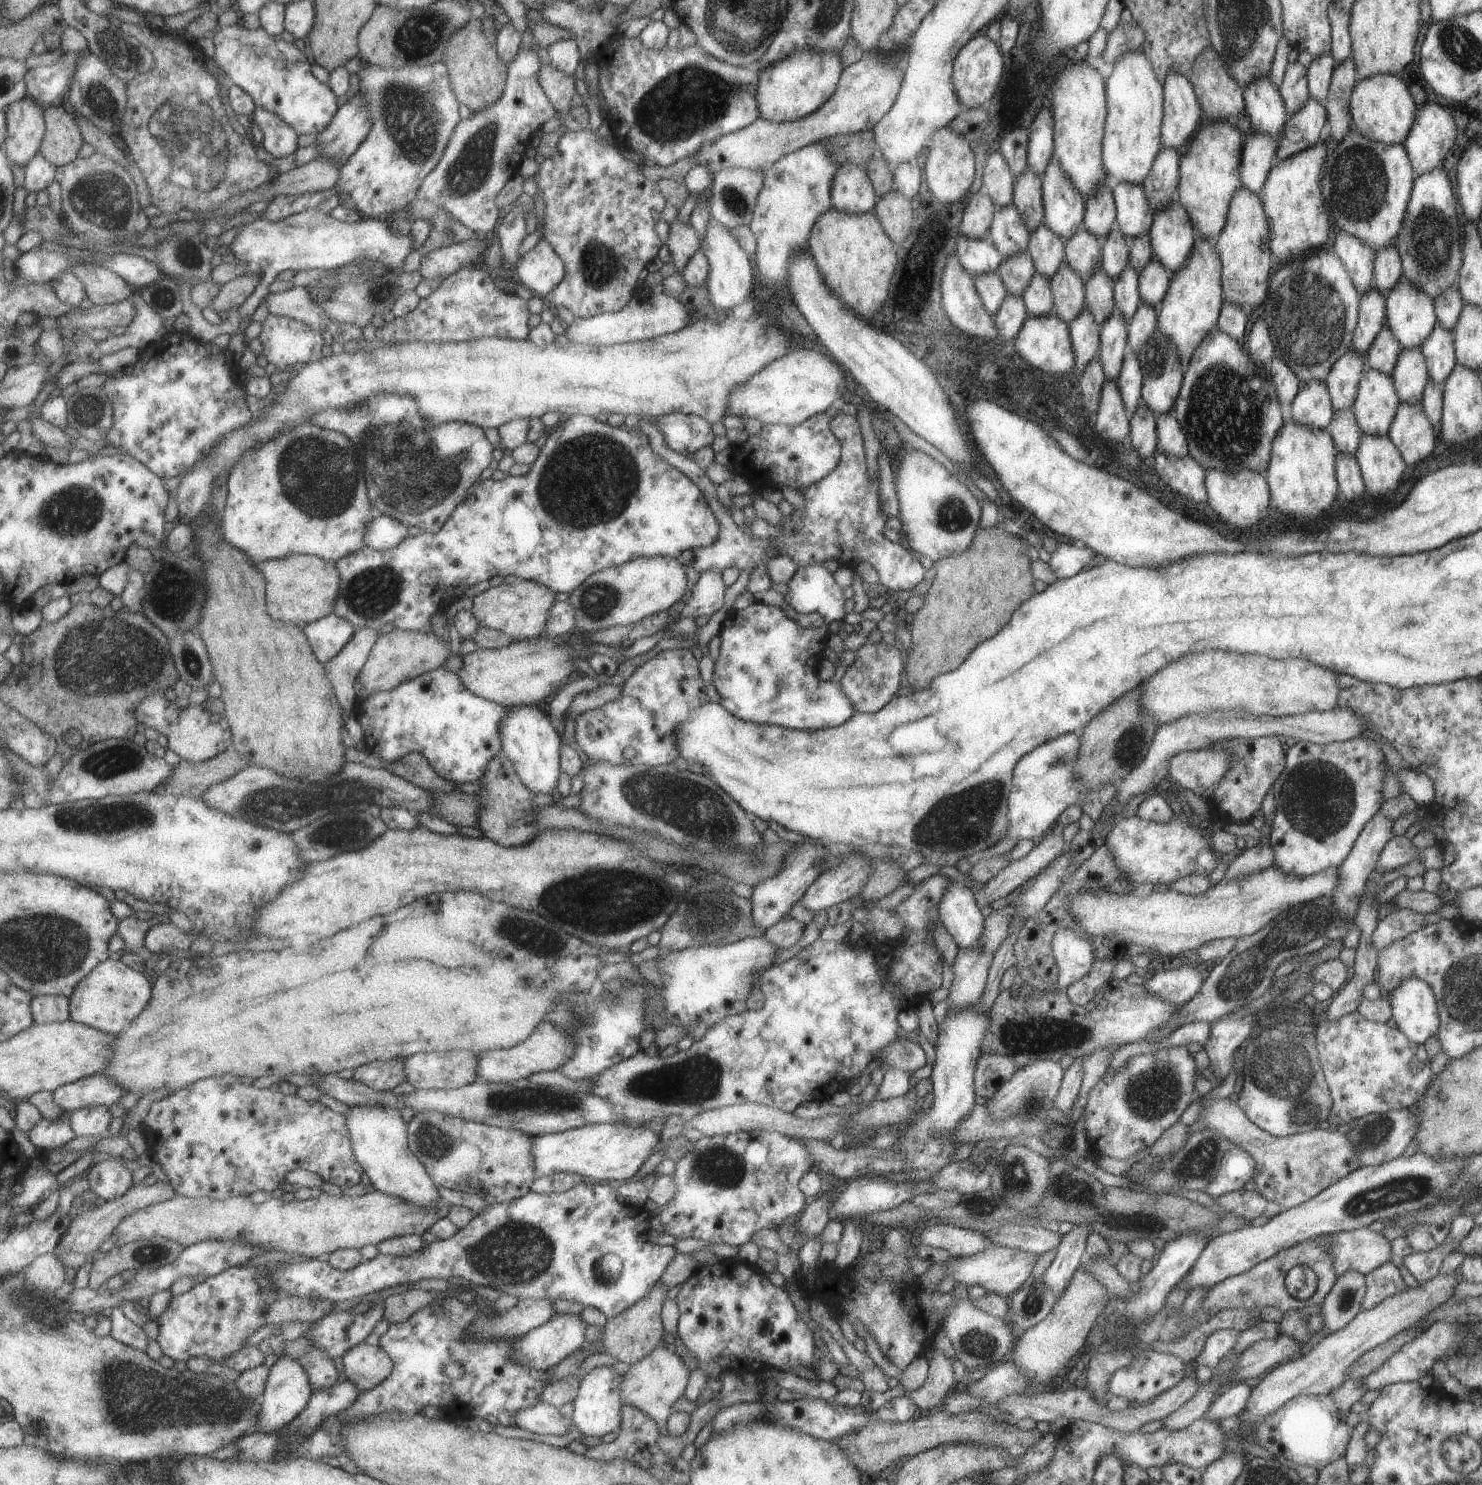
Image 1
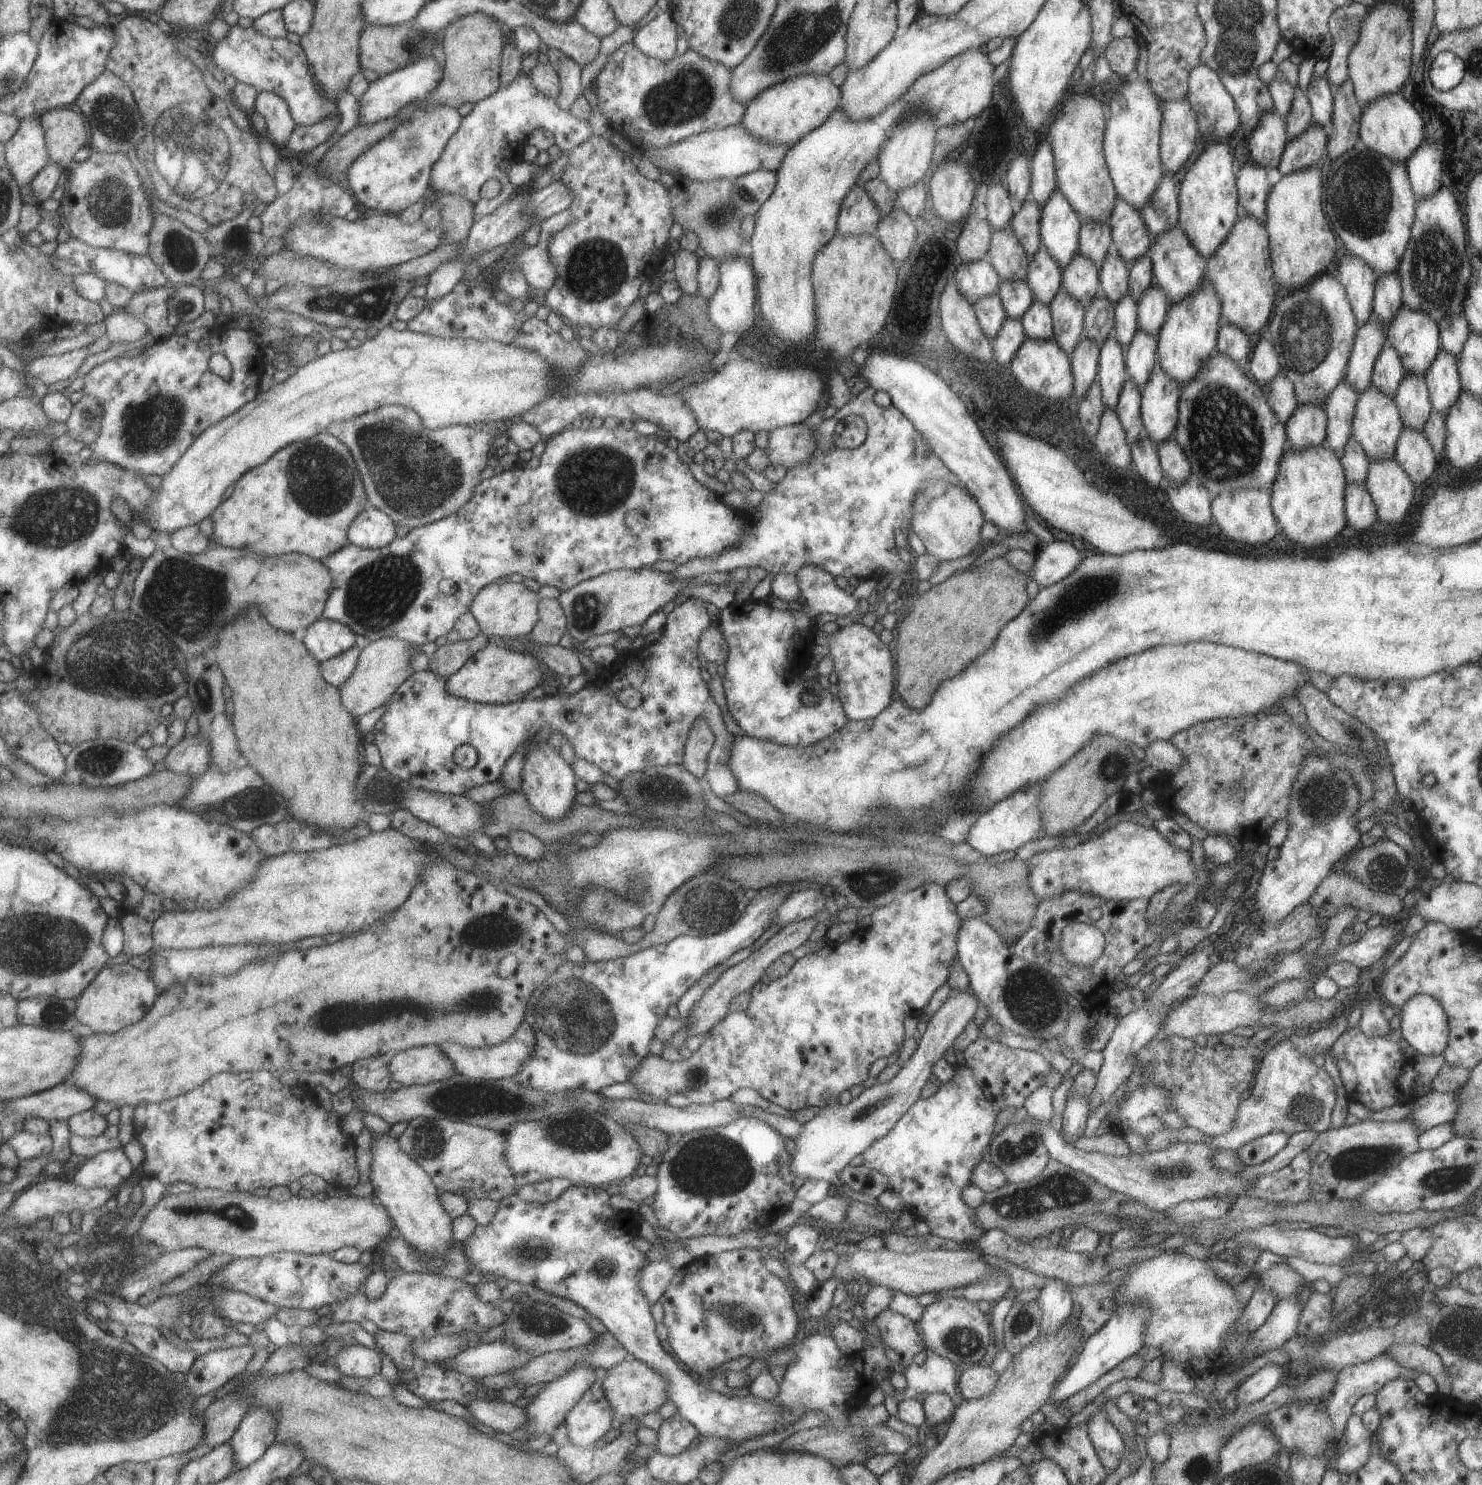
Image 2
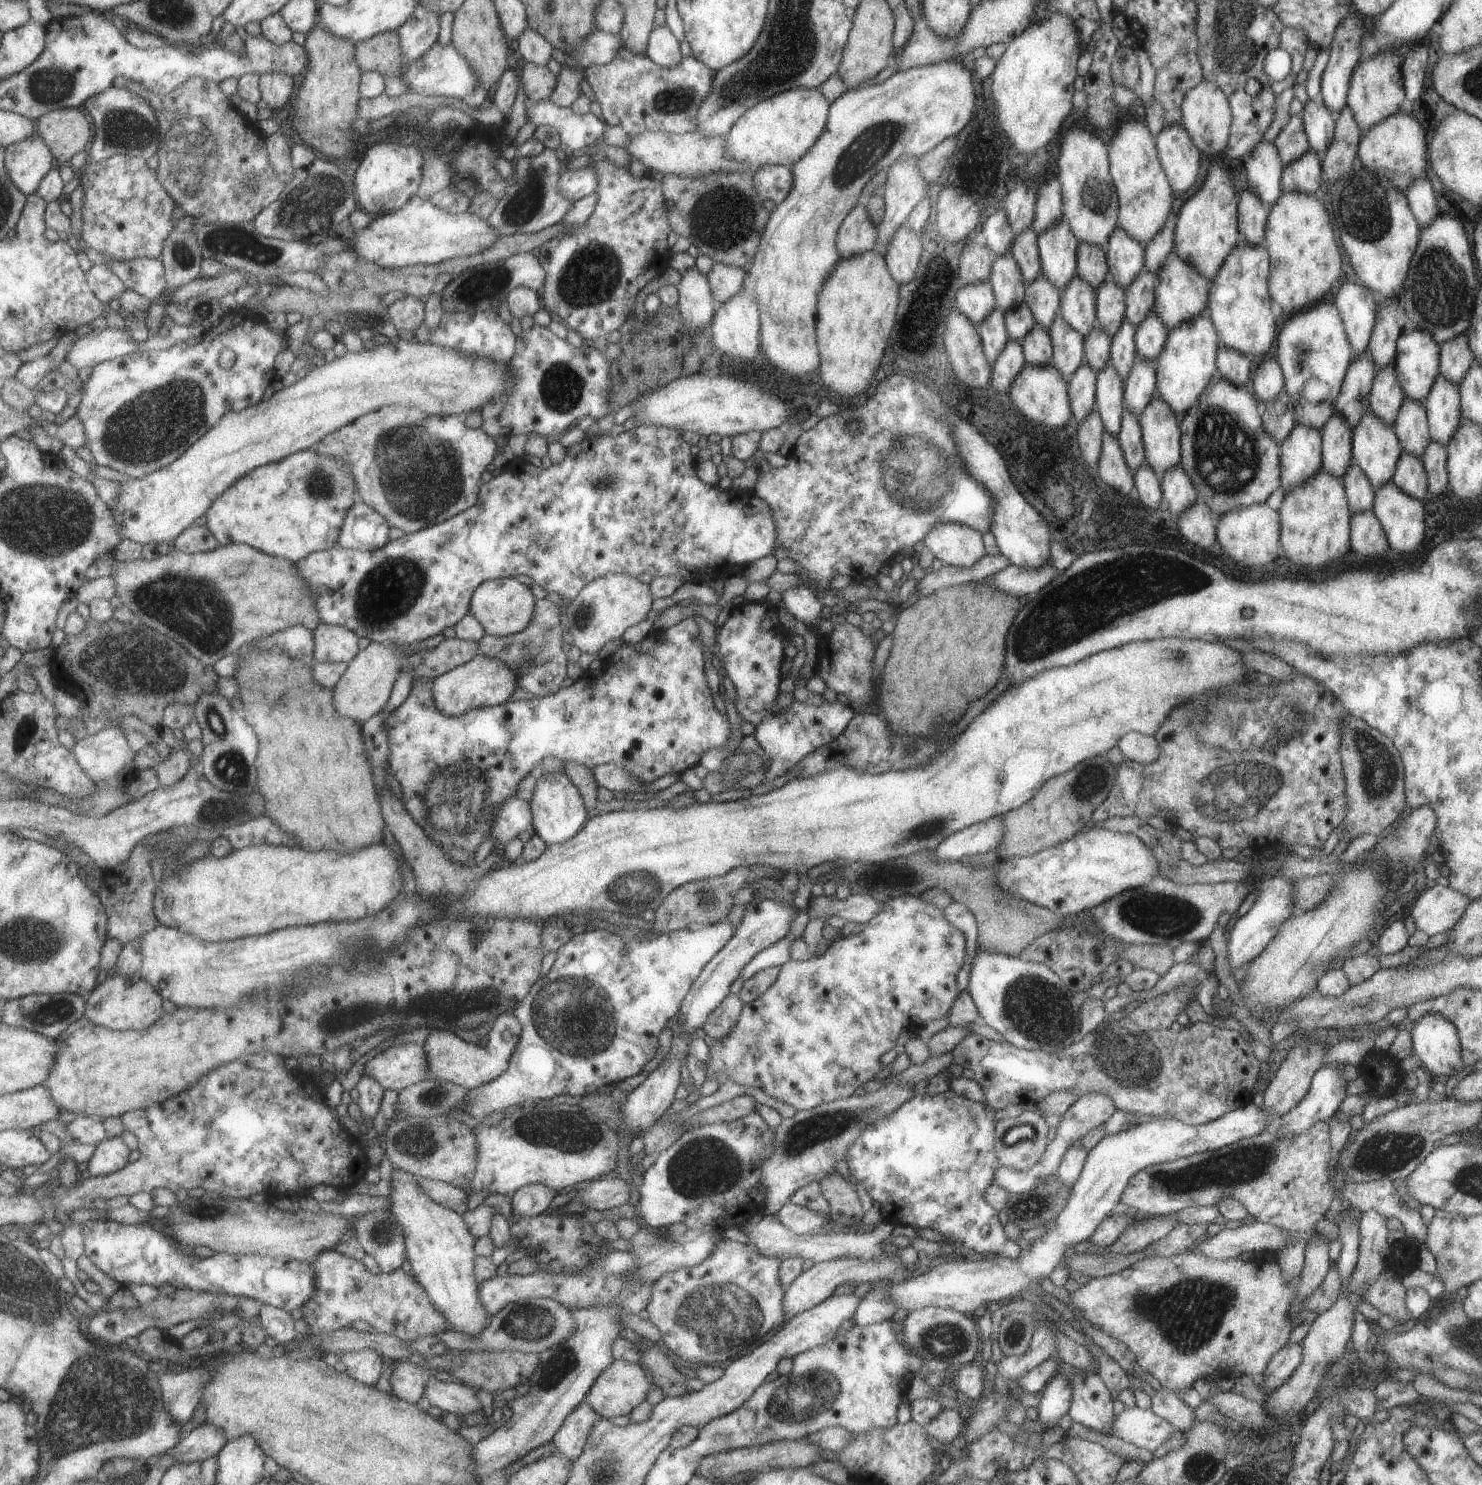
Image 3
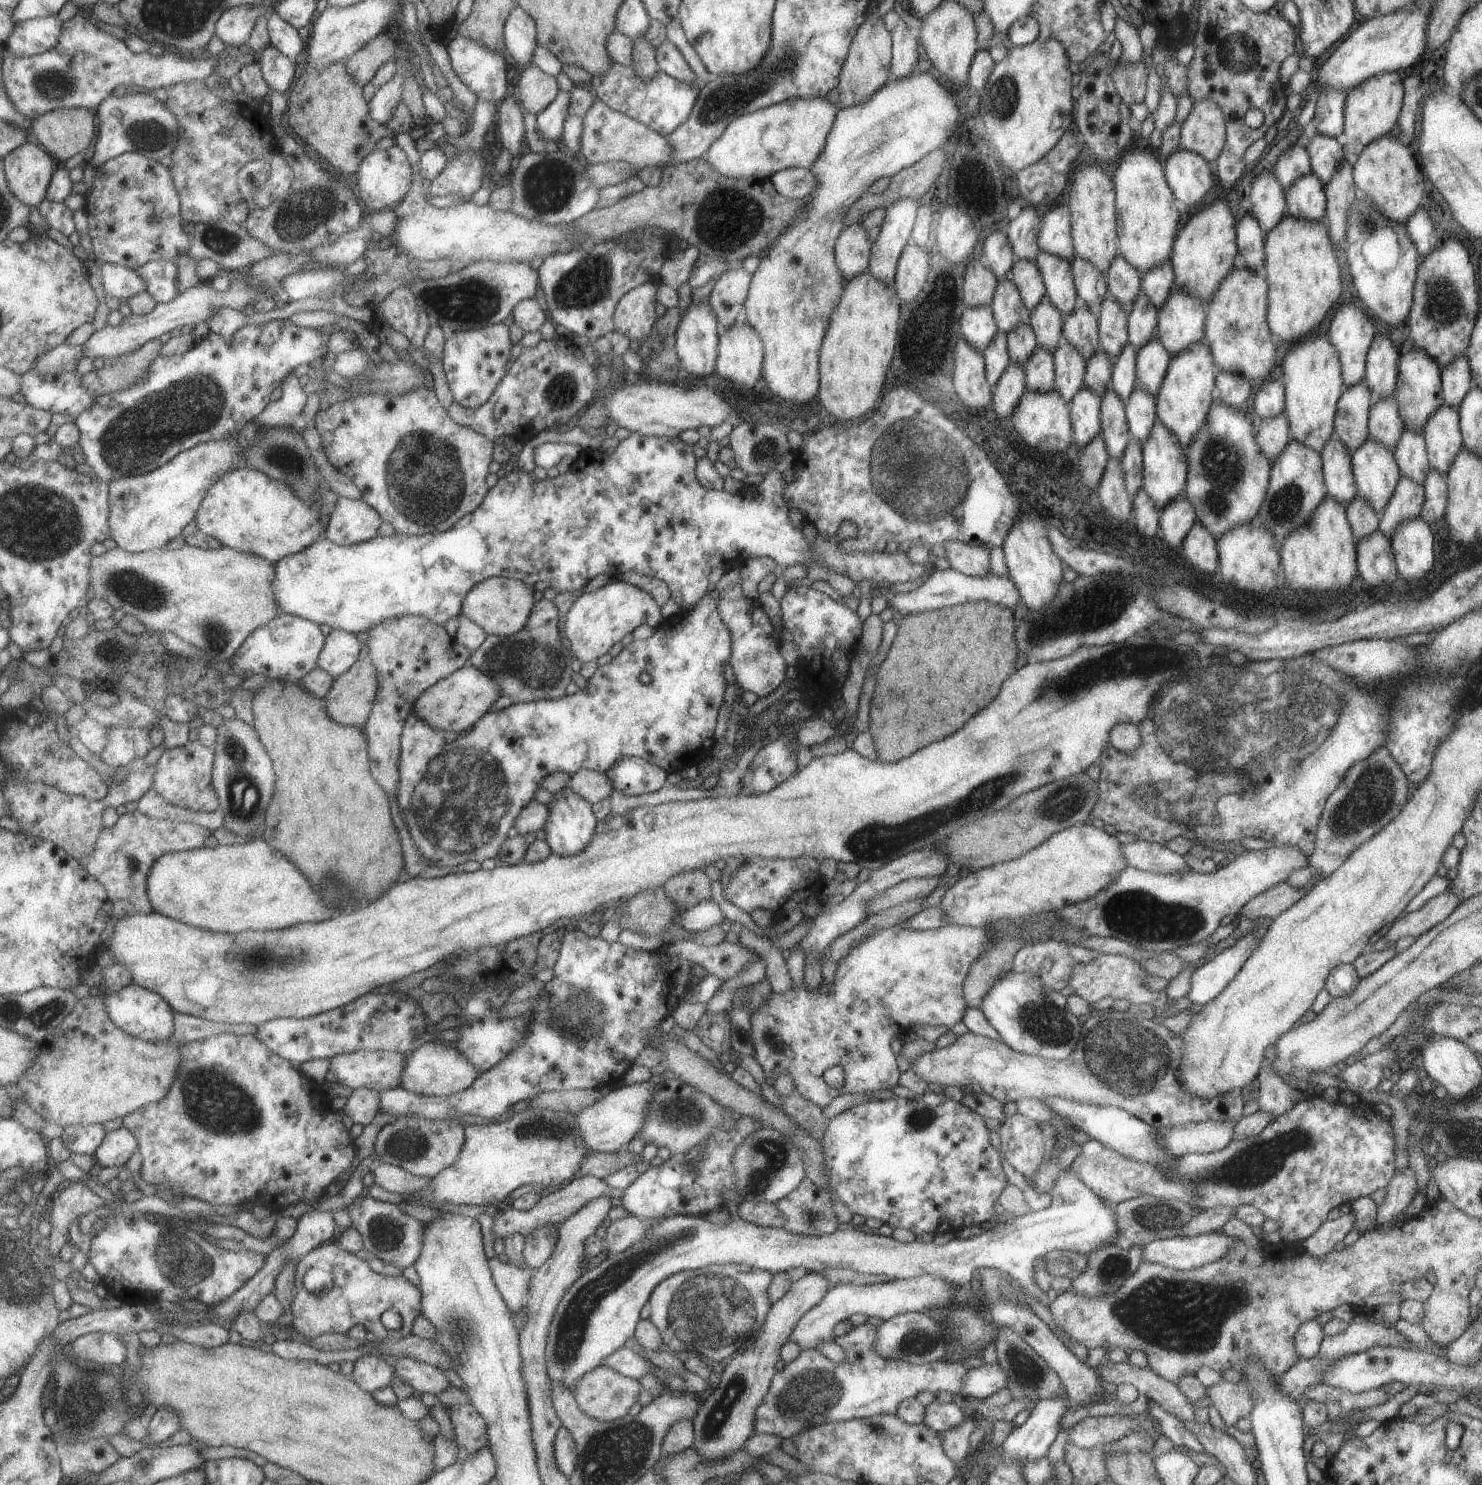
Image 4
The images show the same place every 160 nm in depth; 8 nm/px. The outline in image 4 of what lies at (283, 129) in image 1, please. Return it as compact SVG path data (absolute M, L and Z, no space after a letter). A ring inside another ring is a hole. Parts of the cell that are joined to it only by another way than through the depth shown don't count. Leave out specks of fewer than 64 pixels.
M271 43L260 52L262 71L272 91L282 93L293 87L293 80L297 76L294 58L284 55L279 49L271 46Z

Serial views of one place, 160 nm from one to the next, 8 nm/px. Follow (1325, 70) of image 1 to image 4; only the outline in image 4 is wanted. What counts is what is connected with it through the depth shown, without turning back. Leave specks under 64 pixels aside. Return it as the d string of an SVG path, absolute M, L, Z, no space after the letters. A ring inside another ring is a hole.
M1315 132L1304 147L1310 158L1311 171L1324 185L1337 163L1345 159L1341 139Z

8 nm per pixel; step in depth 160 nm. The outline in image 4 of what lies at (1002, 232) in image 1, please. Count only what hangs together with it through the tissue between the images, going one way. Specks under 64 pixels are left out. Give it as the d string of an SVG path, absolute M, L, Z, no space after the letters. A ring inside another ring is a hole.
M1009 277L997 281L991 302L992 315L999 331L1005 334L1018 324L1029 324L1030 312Z

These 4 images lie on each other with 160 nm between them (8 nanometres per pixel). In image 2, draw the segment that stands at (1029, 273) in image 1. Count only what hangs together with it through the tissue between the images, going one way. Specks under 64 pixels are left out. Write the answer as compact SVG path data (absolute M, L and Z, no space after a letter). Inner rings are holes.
M1024 279L1000 281L996 292L1006 317L1013 319L1020 320L1025 310L1034 301L1028 283Z

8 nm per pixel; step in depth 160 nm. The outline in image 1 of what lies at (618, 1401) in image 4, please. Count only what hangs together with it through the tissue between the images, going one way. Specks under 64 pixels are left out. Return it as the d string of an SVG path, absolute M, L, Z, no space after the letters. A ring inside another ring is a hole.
M661 1345L657 1346L649 1354L646 1354L645 1358L629 1365L629 1369L622 1376L620 1384L621 1400L623 1404L634 1406L643 1411L643 1414L659 1424L659 1428L663 1432L665 1420L672 1412L671 1404L683 1394L689 1372L687 1365L674 1354L673 1350Z

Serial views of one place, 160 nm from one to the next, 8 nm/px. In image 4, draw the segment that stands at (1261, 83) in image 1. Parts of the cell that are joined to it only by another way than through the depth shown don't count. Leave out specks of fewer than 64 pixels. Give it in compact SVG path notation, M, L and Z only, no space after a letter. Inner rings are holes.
M1263 169L1257 174L1251 184L1249 200L1251 214L1258 220L1261 230L1271 230L1285 215L1288 214L1284 199L1284 188L1278 183L1275 173Z

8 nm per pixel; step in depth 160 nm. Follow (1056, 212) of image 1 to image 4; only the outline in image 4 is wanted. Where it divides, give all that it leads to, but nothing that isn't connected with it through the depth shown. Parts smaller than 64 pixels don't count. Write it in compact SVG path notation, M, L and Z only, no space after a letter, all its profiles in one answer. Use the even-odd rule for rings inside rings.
M1037 251L1034 261L1044 284L1044 294L1063 316L1078 303L1072 277L1071 263L1059 255Z

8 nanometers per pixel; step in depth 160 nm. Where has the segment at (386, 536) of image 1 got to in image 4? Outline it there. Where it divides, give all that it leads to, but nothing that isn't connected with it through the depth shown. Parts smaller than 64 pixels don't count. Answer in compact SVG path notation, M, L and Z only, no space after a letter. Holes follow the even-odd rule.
M339 497L325 536L338 545L353 546L377 538L383 521L381 513L361 498Z

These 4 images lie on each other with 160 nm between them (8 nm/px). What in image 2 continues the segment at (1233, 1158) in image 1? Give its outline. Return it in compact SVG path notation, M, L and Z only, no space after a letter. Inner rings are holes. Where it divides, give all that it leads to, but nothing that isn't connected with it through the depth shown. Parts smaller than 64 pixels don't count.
M1271 1132L1266 1136L1261 1136L1243 1144L1239 1150L1235 1151L1235 1156L1239 1158L1239 1162L1243 1166L1254 1166L1262 1164L1271 1156L1275 1156L1279 1150L1285 1148L1287 1138L1291 1134L1283 1134L1283 1132Z

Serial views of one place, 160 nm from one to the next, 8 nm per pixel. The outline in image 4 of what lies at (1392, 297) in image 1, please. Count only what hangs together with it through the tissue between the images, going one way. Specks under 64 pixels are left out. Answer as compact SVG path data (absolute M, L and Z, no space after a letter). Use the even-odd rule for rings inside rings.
M1415 346L1414 349L1399 354L1397 368L1397 382L1391 395L1397 405L1399 416L1404 422L1404 428L1421 431L1422 424L1429 418L1433 409L1443 403L1441 368L1438 362L1430 357L1425 350Z

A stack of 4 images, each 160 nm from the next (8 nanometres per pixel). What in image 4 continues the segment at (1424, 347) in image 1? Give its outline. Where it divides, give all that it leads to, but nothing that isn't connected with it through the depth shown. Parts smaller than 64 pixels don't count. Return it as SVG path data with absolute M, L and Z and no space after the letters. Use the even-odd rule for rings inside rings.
M1445 402L1436 406L1422 424L1421 431L1430 468L1446 474L1451 461L1462 447L1458 408Z

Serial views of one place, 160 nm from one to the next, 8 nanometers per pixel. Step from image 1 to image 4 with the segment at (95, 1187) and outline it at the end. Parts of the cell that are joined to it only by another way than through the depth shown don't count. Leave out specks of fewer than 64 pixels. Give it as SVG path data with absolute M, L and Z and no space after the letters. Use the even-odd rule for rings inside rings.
M127 1127L108 1132L103 1144L97 1149L95 1160L101 1165L117 1166L118 1168L129 1162L129 1158L140 1150L138 1138Z

